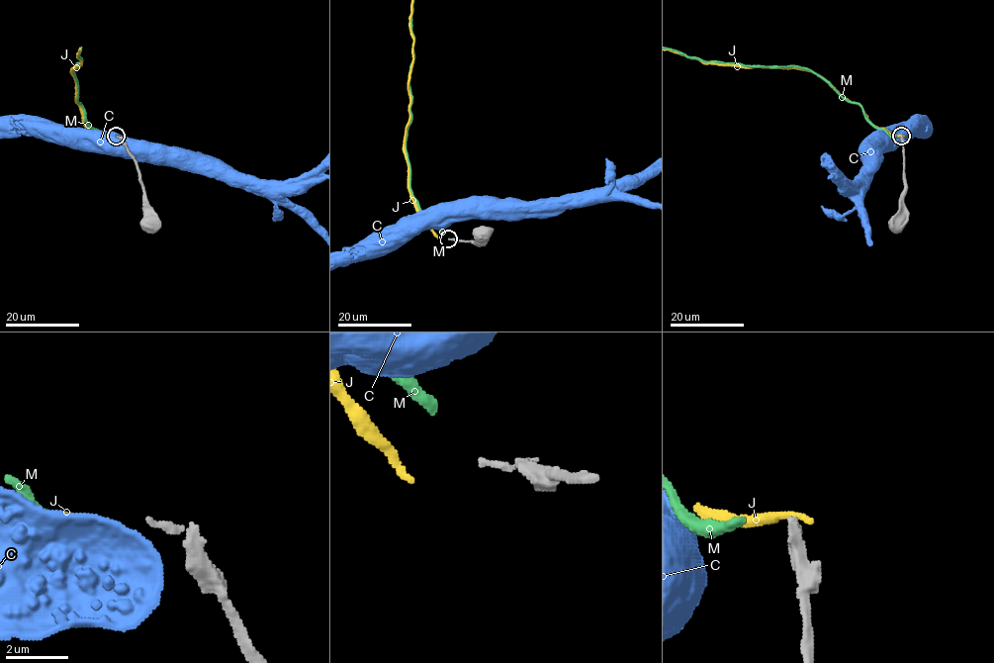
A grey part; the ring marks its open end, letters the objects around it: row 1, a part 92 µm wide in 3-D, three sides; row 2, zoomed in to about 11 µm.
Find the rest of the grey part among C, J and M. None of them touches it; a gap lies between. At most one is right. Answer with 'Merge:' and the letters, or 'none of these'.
Merge: M

